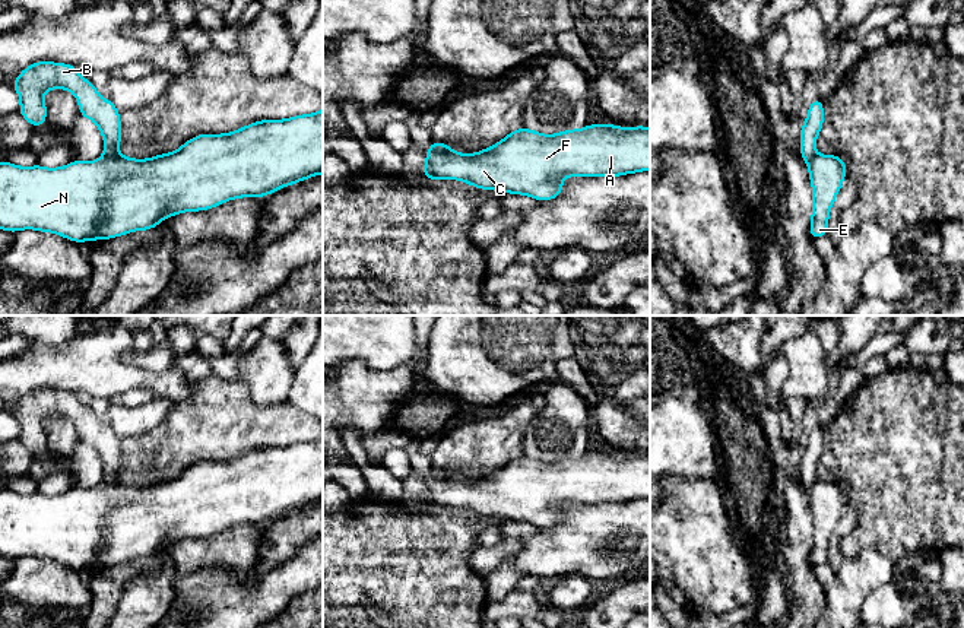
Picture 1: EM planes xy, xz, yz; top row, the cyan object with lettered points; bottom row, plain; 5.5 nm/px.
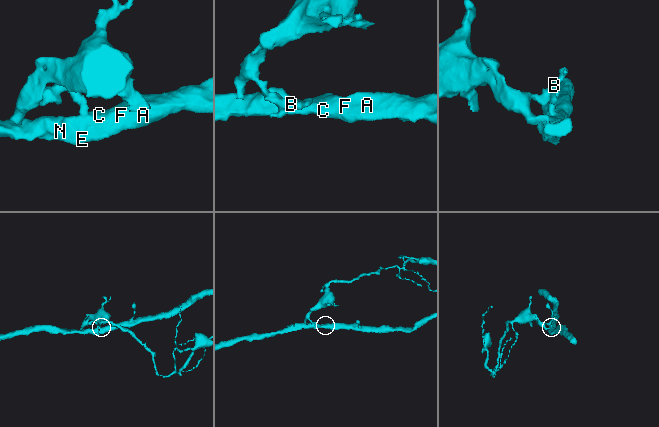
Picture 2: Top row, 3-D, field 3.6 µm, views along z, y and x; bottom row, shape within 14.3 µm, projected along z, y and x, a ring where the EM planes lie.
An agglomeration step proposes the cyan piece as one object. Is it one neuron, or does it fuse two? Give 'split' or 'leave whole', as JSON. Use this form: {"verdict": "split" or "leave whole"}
{"verdict": "split"}

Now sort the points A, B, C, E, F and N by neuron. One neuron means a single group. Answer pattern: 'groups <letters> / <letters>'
groups A C E F N / B

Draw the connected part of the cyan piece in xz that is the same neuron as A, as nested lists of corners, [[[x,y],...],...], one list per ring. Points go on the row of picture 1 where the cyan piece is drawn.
[[[589,124],[556,134],[542,134],[532,129],[516,129],[498,143],[464,155],[447,150],[425,150],[426,164],[421,172],[426,180],[459,180],[478,190],[495,190],[549,202],[564,191],[564,177],[622,177],[650,171],[650,127],[619,127],[615,124]]]

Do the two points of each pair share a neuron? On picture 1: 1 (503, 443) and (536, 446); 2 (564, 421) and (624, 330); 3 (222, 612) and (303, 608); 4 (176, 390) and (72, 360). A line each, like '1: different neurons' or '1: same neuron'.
1: different neurons
2: different neurons
3: different neurons
4: same neuron

